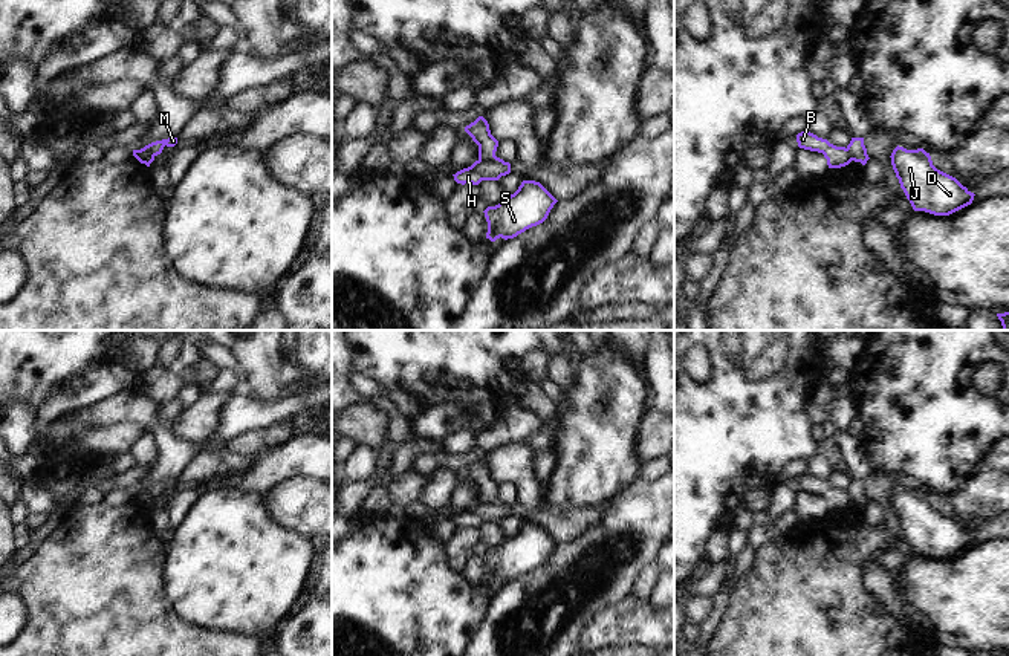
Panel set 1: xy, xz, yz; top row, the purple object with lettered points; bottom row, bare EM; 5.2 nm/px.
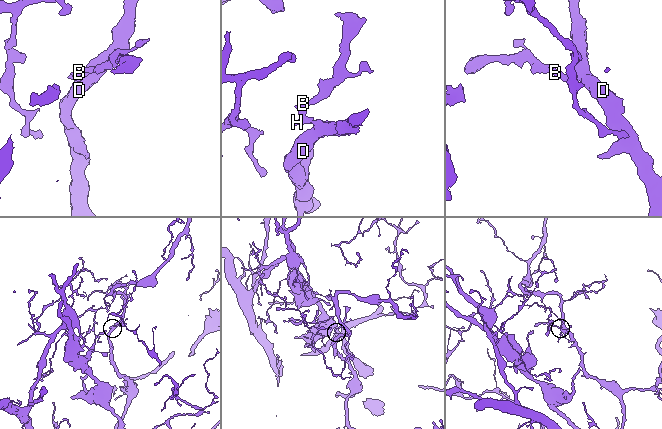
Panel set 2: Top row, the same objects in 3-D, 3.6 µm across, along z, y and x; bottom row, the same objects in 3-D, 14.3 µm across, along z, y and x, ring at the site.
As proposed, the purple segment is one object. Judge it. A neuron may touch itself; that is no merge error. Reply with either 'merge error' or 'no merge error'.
merge error

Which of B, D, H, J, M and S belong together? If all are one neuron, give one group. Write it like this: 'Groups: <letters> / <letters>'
Groups: B / D H J M S.

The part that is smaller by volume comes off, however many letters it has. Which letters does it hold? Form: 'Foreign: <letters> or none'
Foreign: B

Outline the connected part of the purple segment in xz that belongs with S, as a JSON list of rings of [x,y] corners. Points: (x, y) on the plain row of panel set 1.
[[[523,523],[518,532],[483,555],[488,564],[486,581],[514,581],[543,566],[558,543],[535,523]]]

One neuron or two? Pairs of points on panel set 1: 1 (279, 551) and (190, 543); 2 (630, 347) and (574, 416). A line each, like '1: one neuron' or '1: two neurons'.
1: one neuron
2: two neurons

